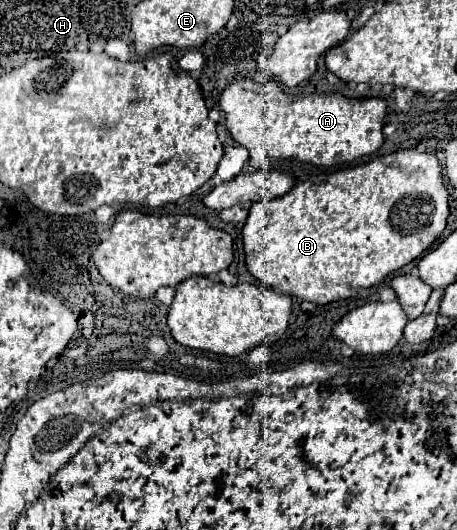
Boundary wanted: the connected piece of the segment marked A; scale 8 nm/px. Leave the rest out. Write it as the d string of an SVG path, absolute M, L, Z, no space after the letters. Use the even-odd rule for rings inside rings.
M238 81L224 89L220 97L220 109L226 115L226 129L230 131L232 139L248 149L248 163L258 171L269 171L269 159L284 159L284 161L298 161L310 163L316 167L336 167L360 159L378 151L384 143L382 127L386 117L386 103L382 99L346 99L340 93L328 95L294 95L284 93L274 81L254 83L254 81Z

